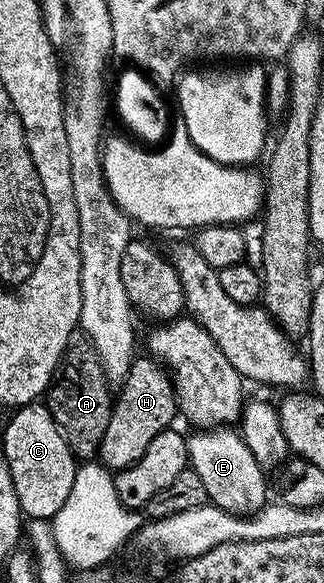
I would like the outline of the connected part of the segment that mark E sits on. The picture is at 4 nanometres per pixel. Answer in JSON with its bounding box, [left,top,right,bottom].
[187,428,268,516]

